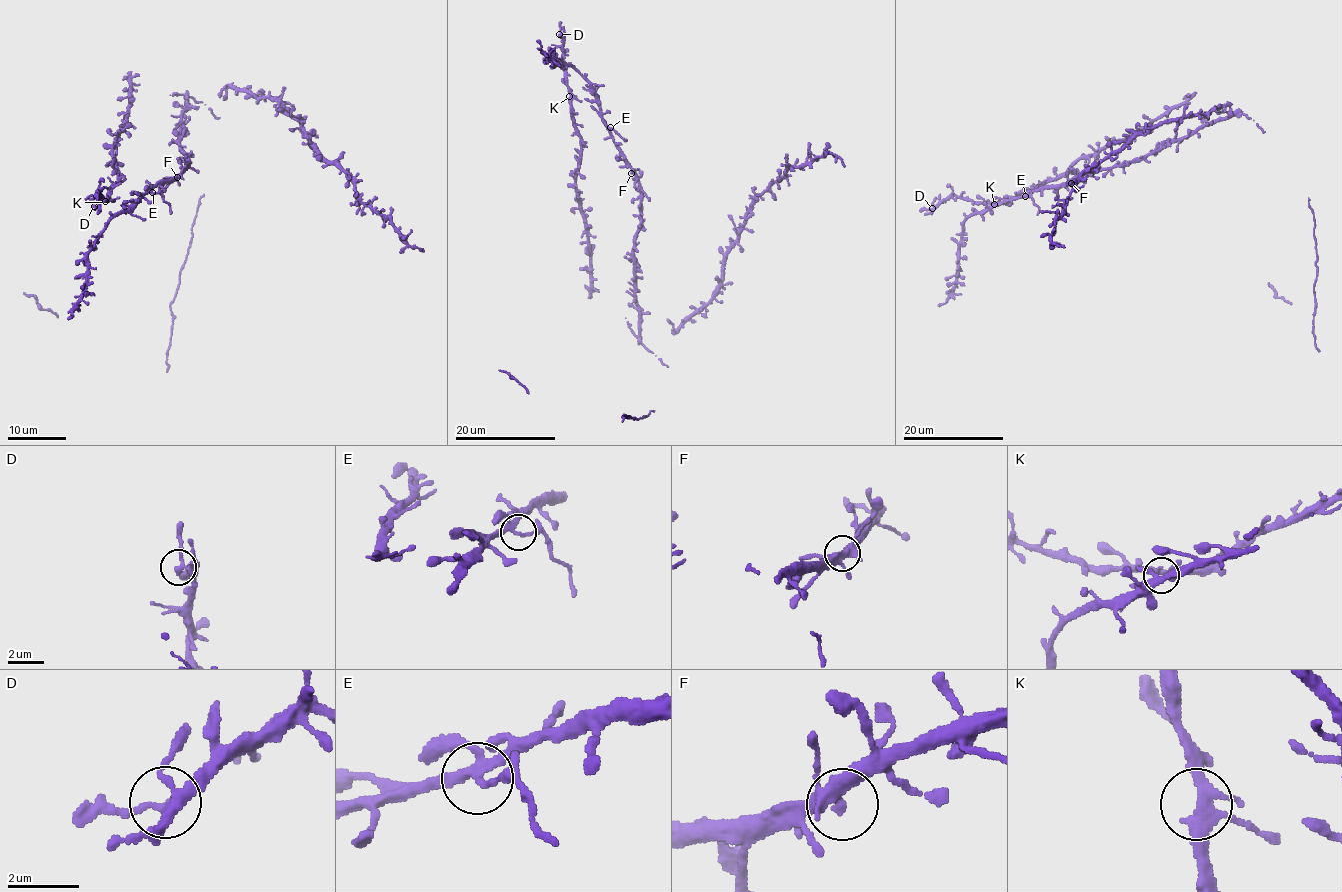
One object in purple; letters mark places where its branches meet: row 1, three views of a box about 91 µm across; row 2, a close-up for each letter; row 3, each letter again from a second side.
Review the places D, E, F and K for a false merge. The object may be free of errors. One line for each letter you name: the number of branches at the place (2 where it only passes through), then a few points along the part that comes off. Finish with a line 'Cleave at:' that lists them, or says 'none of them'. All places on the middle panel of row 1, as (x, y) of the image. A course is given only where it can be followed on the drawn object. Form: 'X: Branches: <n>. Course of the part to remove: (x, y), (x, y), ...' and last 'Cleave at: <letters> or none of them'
E: Branches: 4. Course of the part to remove: (610, 128), (626, 139)
Cleave at: E

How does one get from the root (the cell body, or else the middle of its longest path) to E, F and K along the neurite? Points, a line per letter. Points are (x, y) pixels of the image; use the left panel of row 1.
E: (181, 136), (180, 145), (187, 153), (187, 165), (172, 180), (162, 180), (152, 193)
F: (181, 136), (180, 145), (187, 153), (187, 165), (177, 177)
K: (181, 136), (180, 145), (187, 153), (187, 165), (177, 177), (162, 180), (135, 200), (105, 201)

